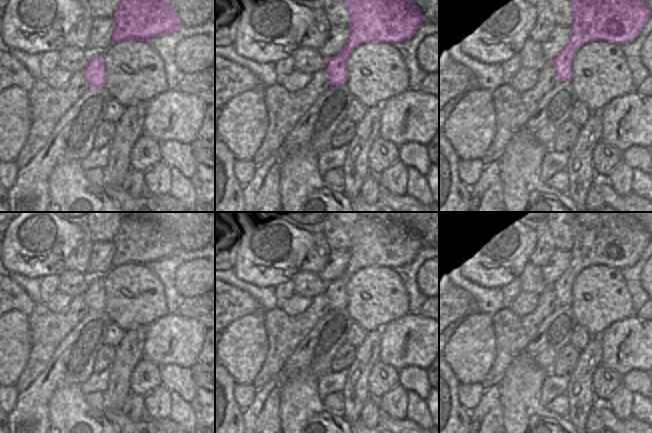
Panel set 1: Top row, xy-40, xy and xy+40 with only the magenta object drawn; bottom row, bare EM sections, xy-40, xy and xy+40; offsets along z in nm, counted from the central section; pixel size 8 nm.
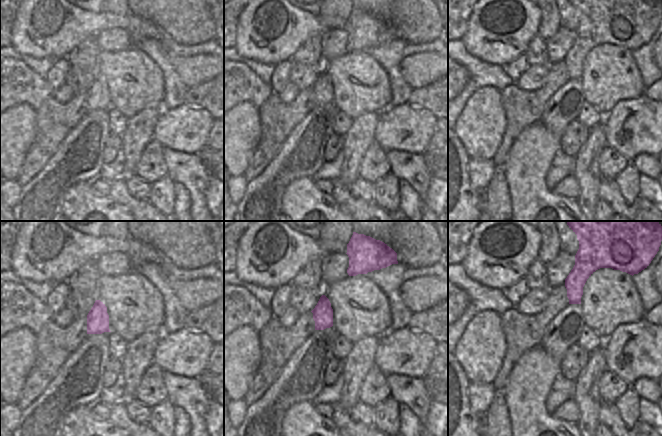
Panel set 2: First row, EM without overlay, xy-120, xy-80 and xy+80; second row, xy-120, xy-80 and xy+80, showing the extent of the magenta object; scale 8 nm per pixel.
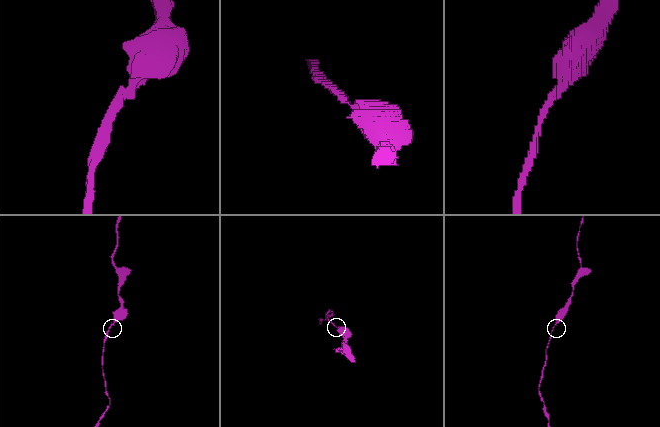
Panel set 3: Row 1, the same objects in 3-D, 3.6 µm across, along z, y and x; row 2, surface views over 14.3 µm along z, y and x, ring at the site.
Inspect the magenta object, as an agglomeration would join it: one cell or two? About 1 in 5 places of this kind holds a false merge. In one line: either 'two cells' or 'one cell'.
one cell

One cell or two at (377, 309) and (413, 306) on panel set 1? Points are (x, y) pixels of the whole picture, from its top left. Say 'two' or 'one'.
two

